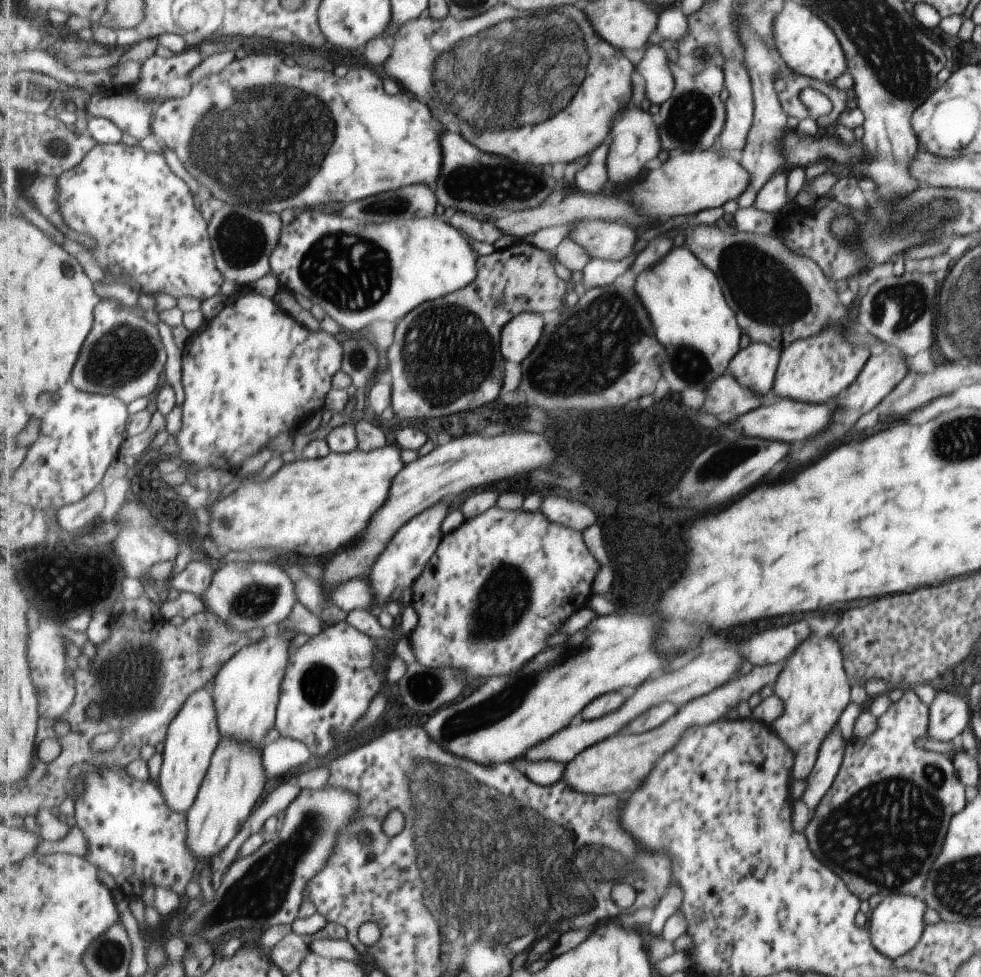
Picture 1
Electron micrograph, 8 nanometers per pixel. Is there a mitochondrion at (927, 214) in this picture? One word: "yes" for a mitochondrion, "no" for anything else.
yes

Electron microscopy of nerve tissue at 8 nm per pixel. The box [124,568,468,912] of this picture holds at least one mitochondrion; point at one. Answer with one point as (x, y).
(250, 603)

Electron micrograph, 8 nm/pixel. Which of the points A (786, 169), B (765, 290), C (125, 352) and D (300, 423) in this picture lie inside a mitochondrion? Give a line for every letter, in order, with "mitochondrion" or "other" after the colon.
A: other
B: mitochondrion
C: mitochondrion
D: other

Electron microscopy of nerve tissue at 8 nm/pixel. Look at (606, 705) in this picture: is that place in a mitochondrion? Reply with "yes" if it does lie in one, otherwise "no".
no

